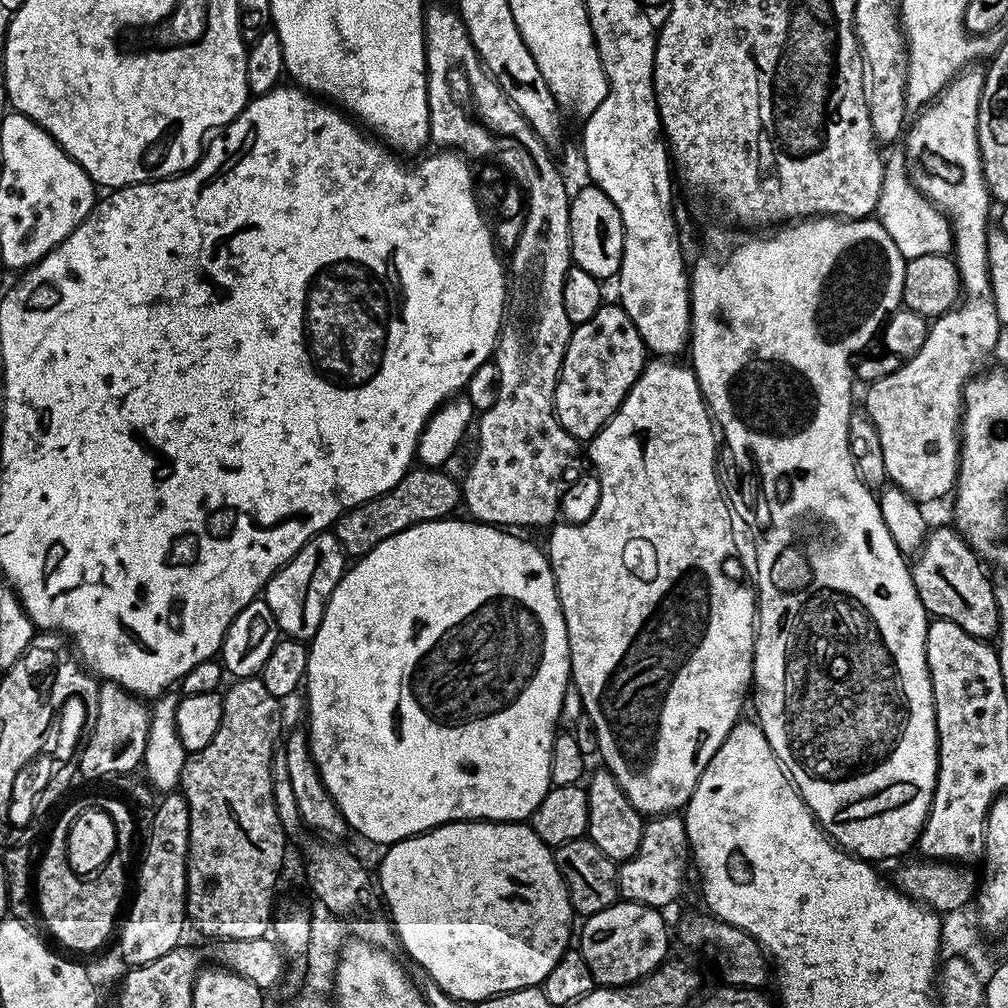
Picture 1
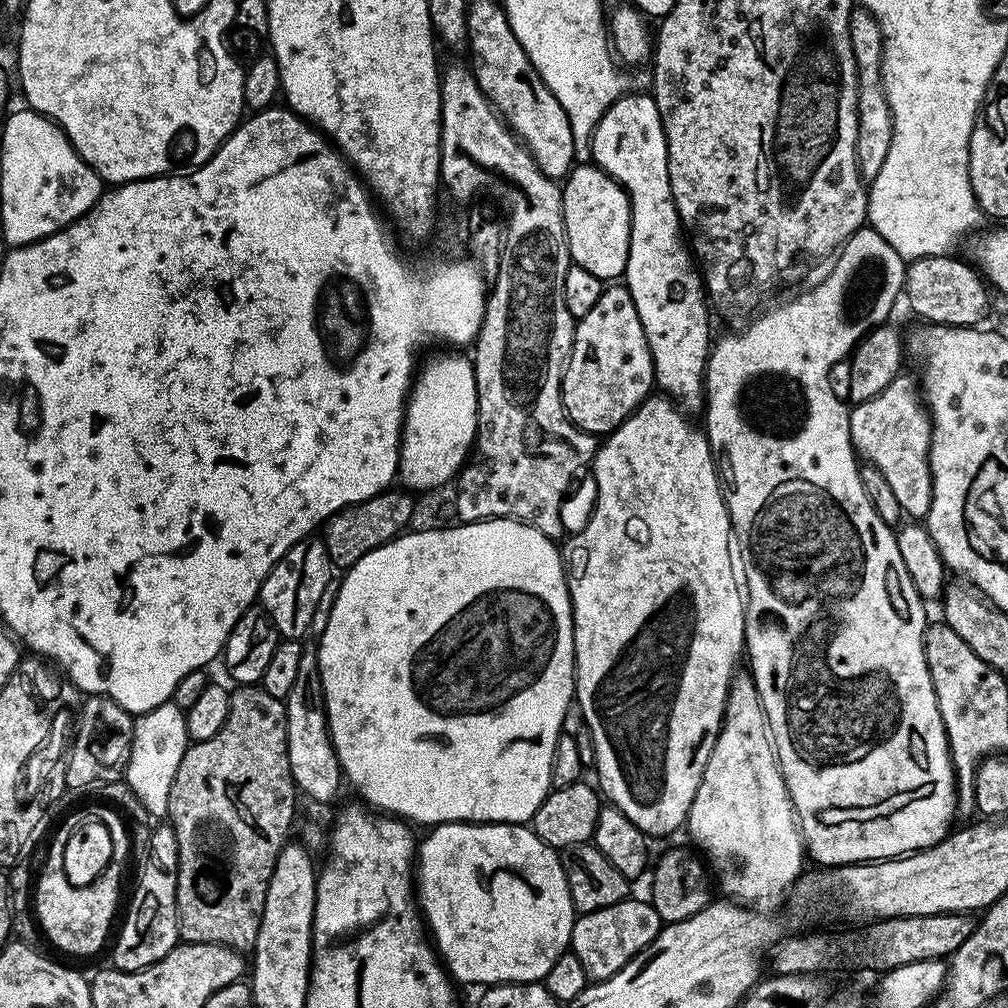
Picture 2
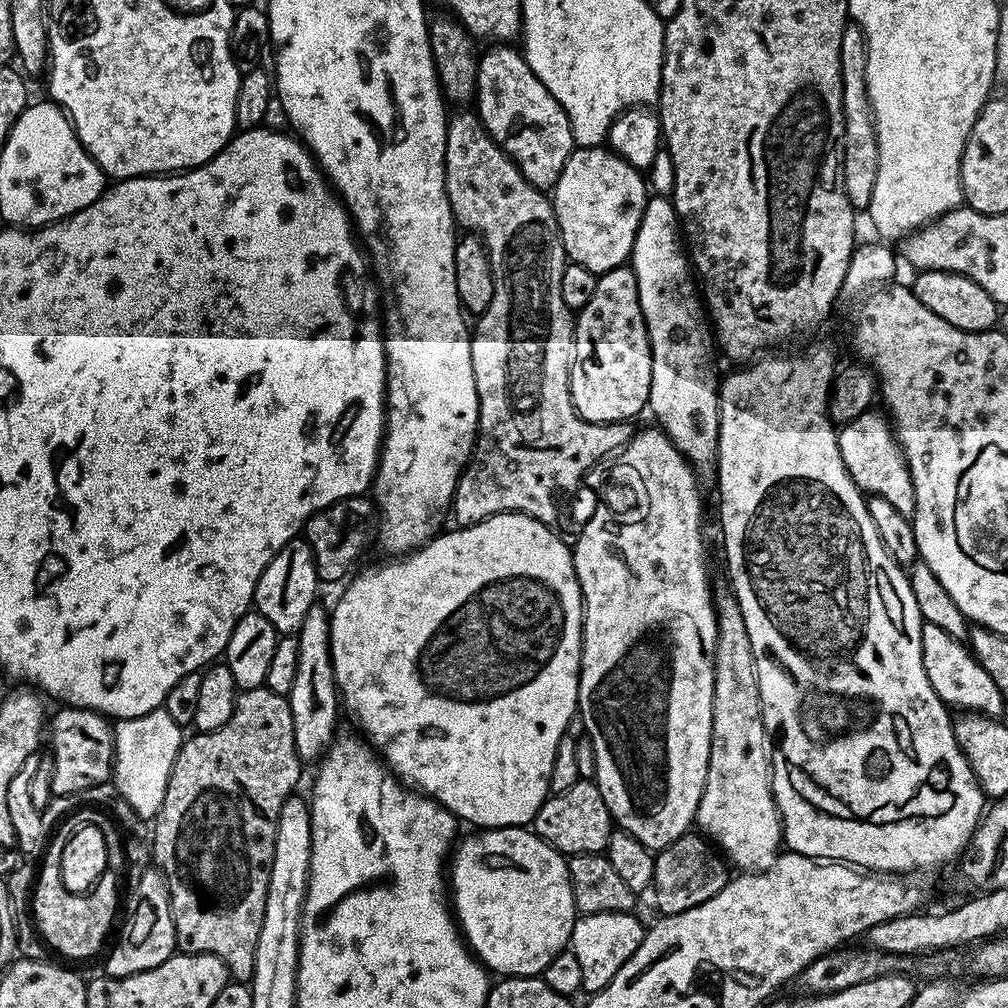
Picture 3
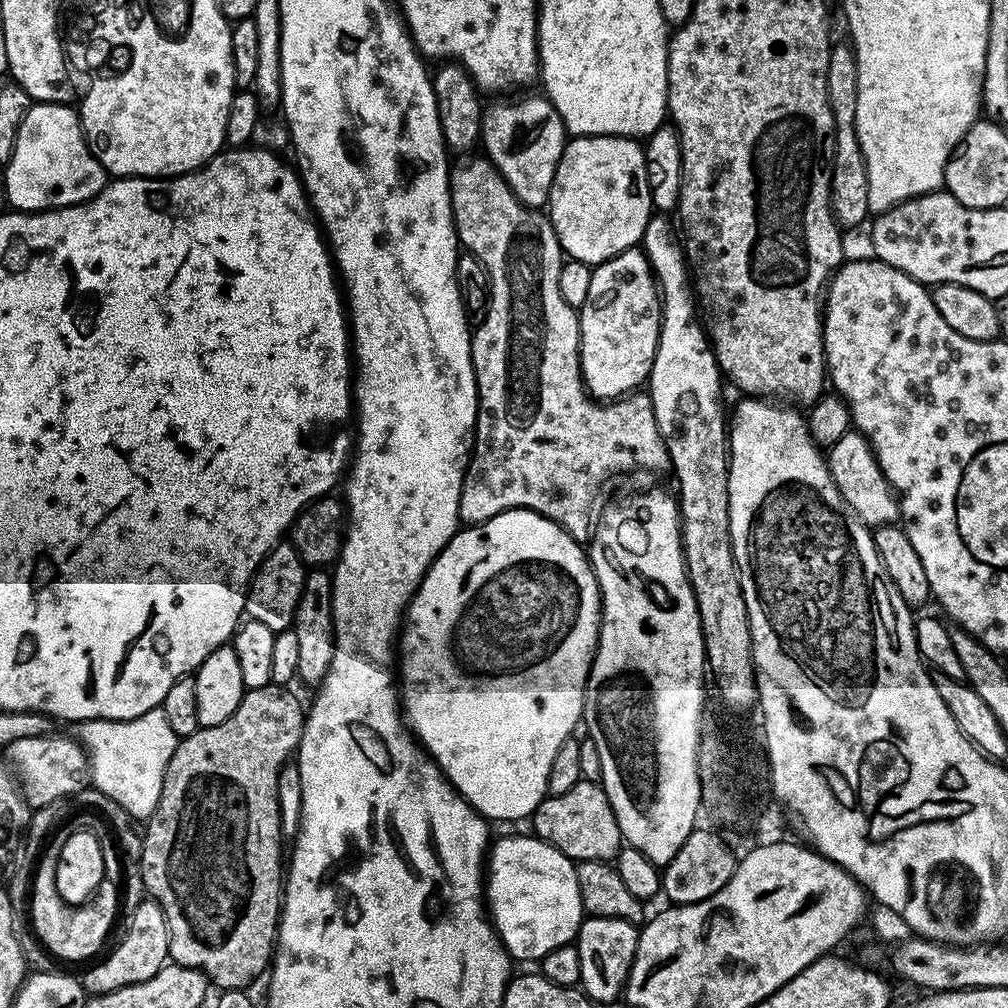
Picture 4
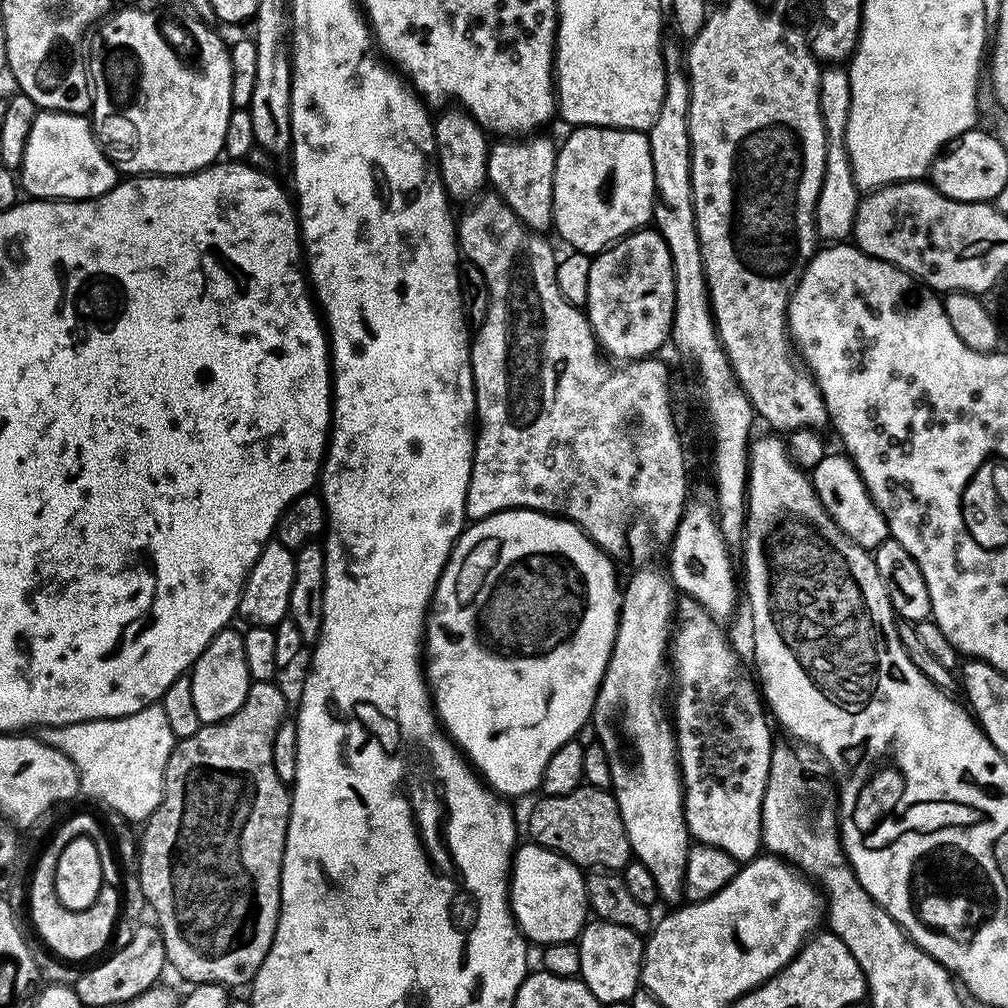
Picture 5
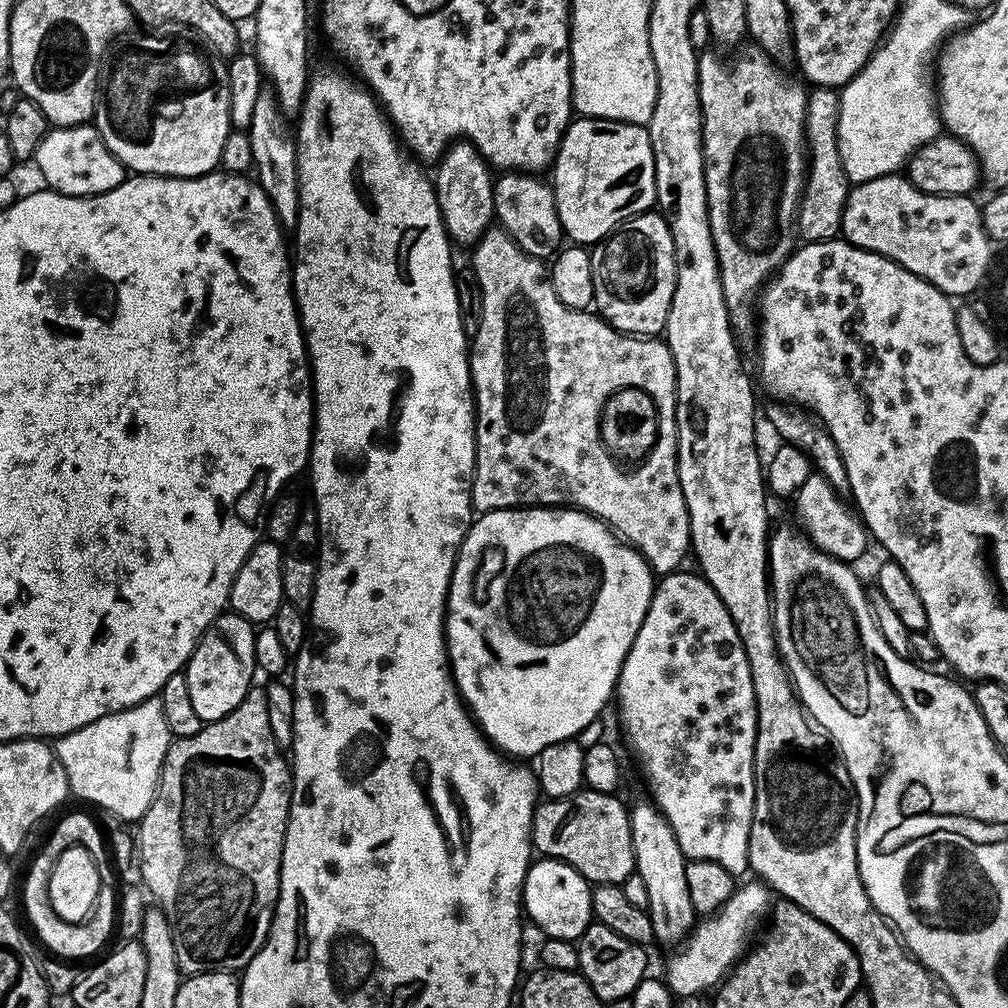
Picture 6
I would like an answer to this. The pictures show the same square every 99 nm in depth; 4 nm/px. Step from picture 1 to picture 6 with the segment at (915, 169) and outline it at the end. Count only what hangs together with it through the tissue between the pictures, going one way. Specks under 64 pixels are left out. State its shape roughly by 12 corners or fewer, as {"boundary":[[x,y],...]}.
{"boundary":[[808,476],[794,503],[813,545],[856,562],[863,520],[826,478]]}

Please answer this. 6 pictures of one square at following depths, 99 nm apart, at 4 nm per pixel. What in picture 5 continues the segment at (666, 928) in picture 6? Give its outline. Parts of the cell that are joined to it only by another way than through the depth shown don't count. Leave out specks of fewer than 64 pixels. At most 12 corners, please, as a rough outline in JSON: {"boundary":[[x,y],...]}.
{"boundary":[[623,585],[590,722],[635,859],[679,905],[690,837],[664,691],[678,593]]}

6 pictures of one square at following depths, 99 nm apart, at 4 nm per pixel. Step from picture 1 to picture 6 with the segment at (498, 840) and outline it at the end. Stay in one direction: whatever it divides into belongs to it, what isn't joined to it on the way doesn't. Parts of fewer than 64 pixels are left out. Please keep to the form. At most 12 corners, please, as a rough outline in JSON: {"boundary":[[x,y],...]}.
{"boundary":[[565,860],[528,865],[522,908],[553,940],[594,920],[589,881]]}

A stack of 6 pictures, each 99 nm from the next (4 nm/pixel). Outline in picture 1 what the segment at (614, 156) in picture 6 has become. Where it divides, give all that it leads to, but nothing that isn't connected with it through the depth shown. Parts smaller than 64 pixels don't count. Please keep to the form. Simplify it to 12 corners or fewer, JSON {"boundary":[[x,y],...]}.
{"boundary":[[587,187],[568,205],[571,263],[604,282],[619,273],[618,206]]}

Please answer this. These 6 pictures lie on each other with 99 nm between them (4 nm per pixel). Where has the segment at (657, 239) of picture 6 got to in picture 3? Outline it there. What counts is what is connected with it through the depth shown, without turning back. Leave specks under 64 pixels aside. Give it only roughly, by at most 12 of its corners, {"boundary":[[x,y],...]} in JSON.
{"boundary":[[631,267],[603,273],[574,320],[576,412],[648,408],[652,347]]}

